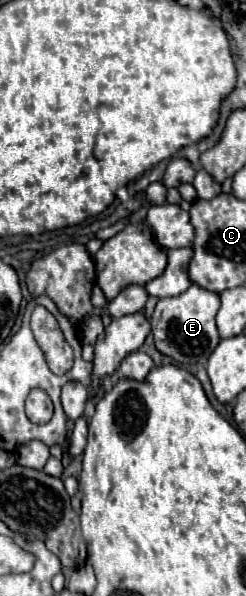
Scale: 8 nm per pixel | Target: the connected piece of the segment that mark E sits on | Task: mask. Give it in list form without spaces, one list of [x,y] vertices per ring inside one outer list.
[[[192,284],[184,294],[162,298],[156,304],[156,310],[150,318],[152,334],[156,338],[156,348],[174,358],[180,364],[198,364],[210,358],[210,352],[220,342],[220,334],[216,328],[216,314],[220,308],[220,296],[216,292],[206,292],[206,288],[198,288]]]

